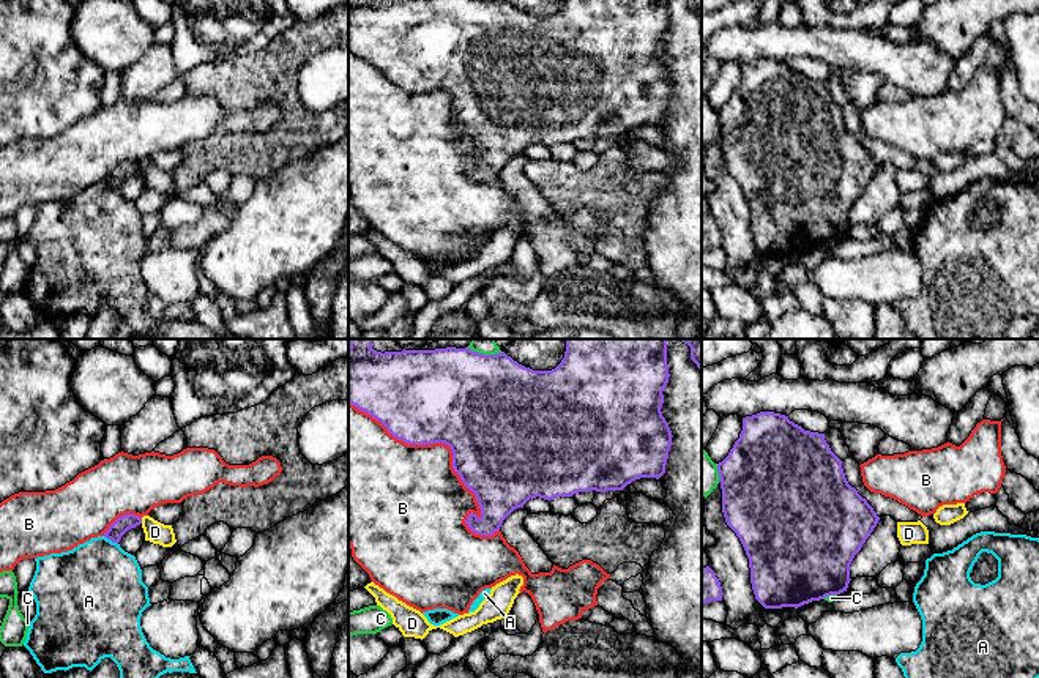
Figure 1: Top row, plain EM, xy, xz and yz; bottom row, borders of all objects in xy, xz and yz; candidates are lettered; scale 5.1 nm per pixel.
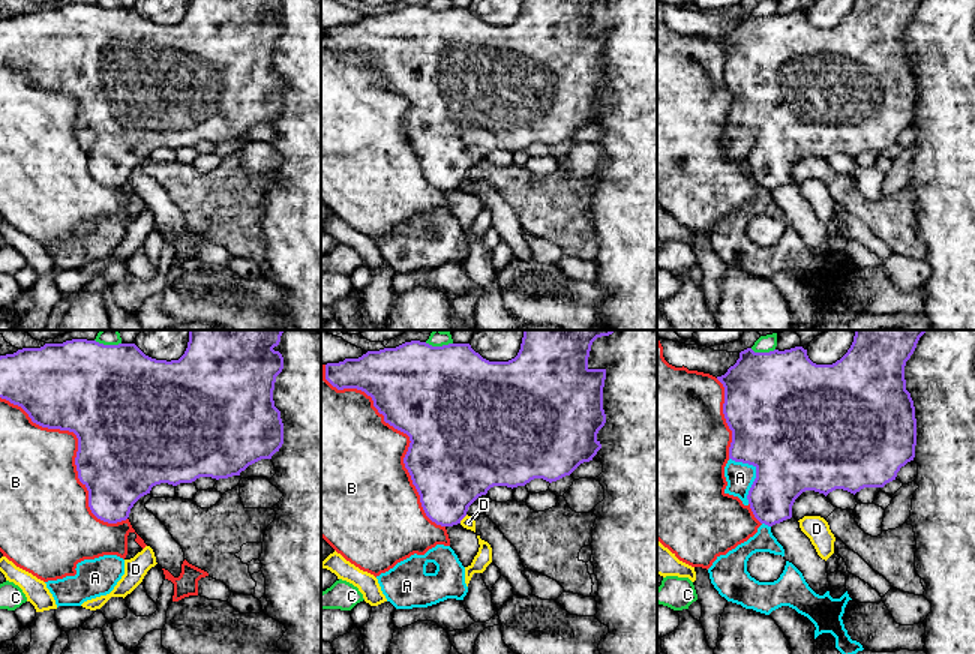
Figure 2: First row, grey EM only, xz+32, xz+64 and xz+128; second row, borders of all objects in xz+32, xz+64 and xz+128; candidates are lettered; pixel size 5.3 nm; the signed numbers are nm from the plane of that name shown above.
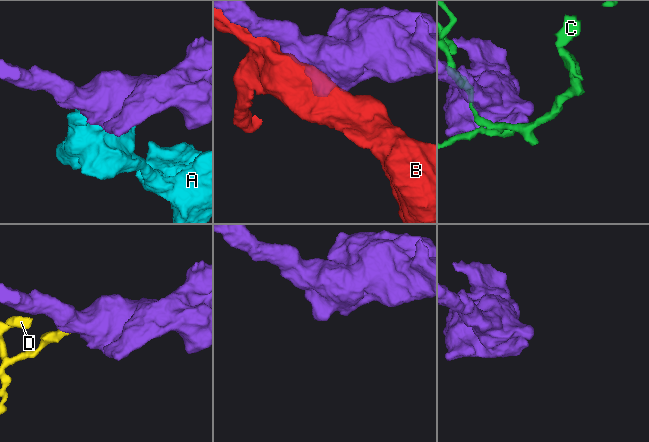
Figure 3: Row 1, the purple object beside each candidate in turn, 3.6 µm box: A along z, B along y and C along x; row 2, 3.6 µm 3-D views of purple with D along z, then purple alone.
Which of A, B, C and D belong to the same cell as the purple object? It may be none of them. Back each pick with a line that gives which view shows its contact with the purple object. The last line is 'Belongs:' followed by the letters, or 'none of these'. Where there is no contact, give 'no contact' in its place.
Belongs: none of these

